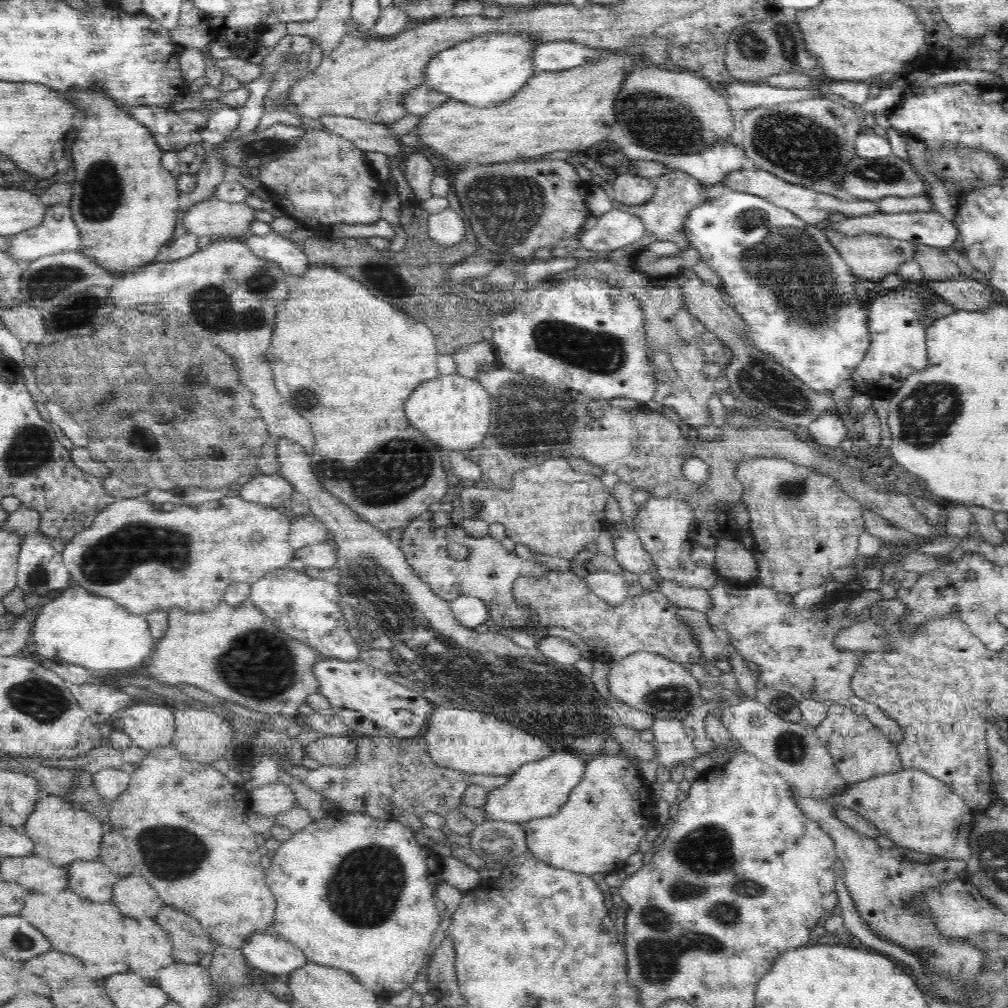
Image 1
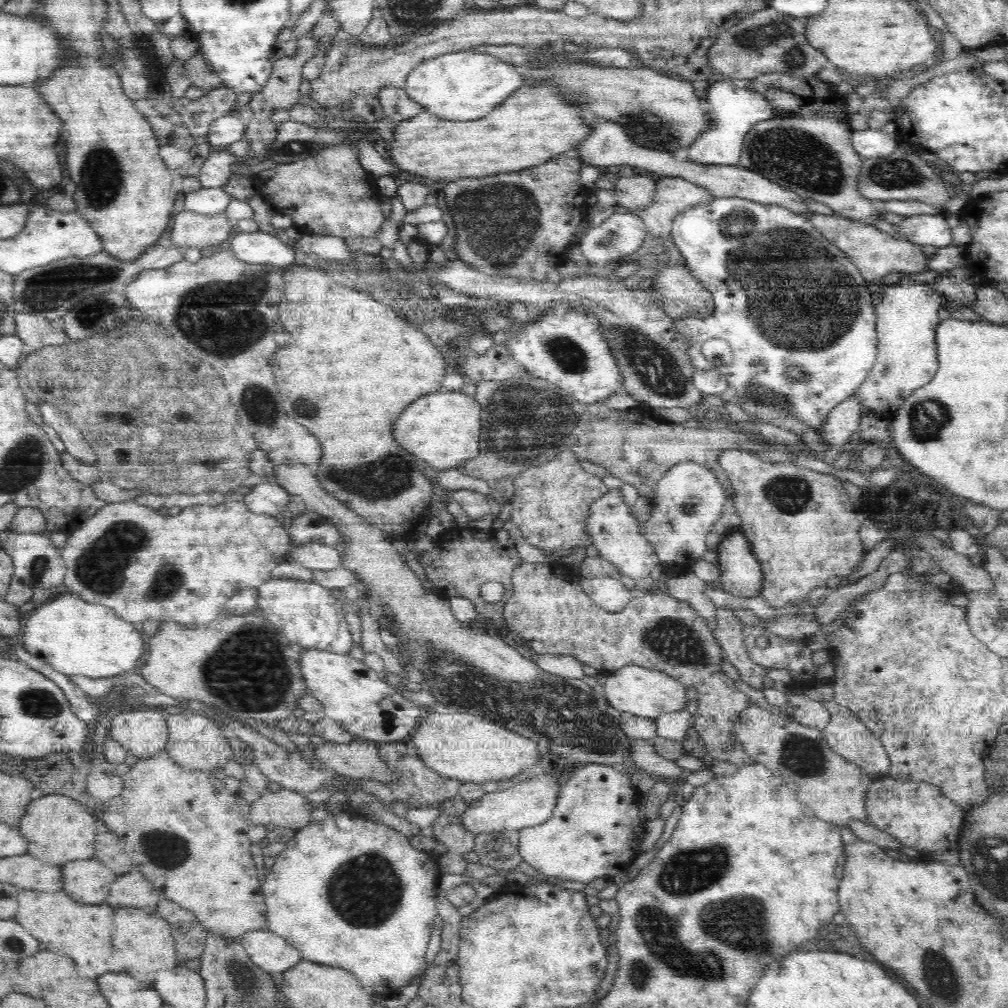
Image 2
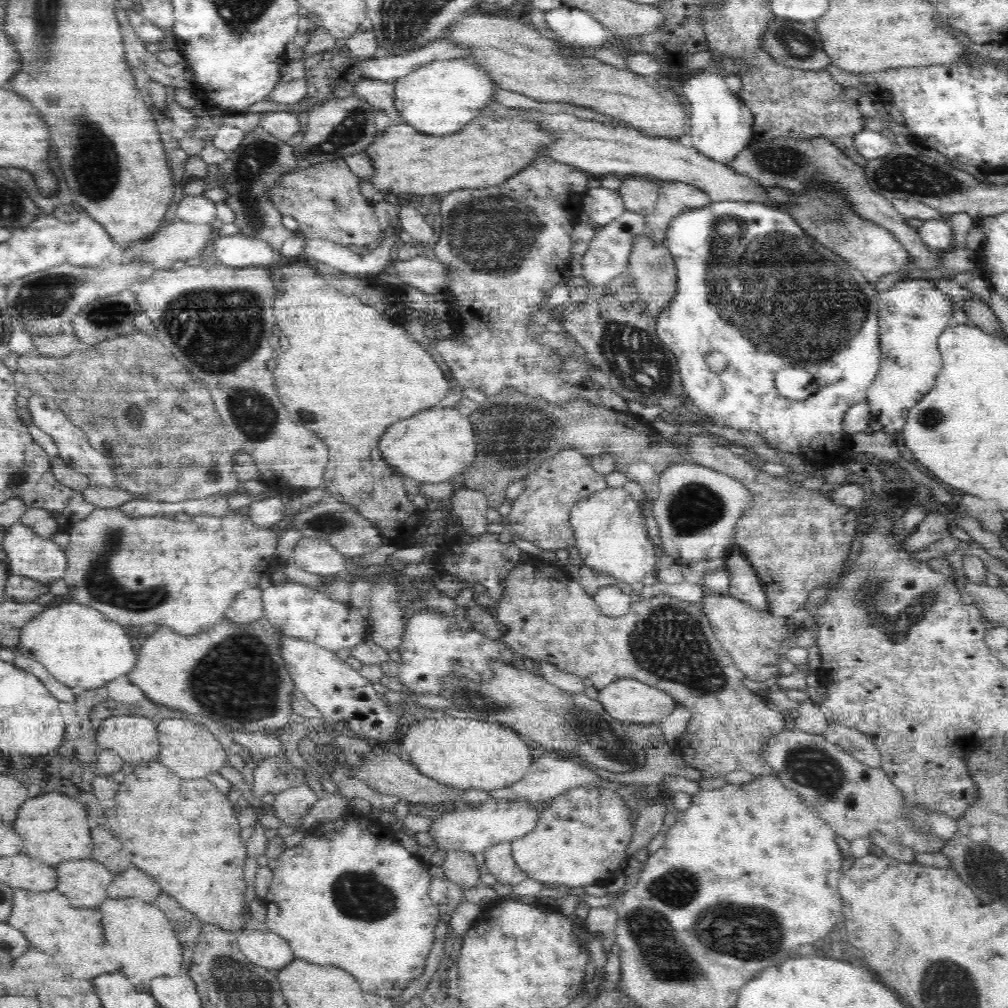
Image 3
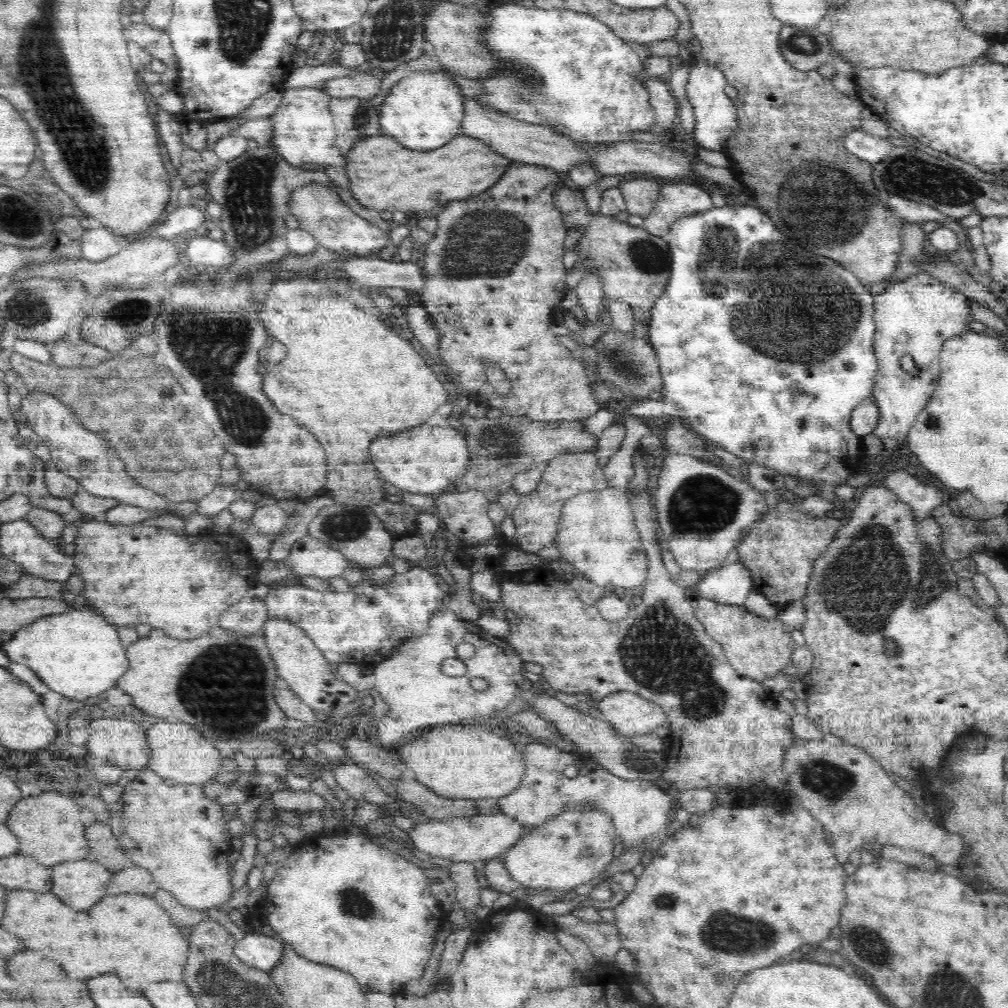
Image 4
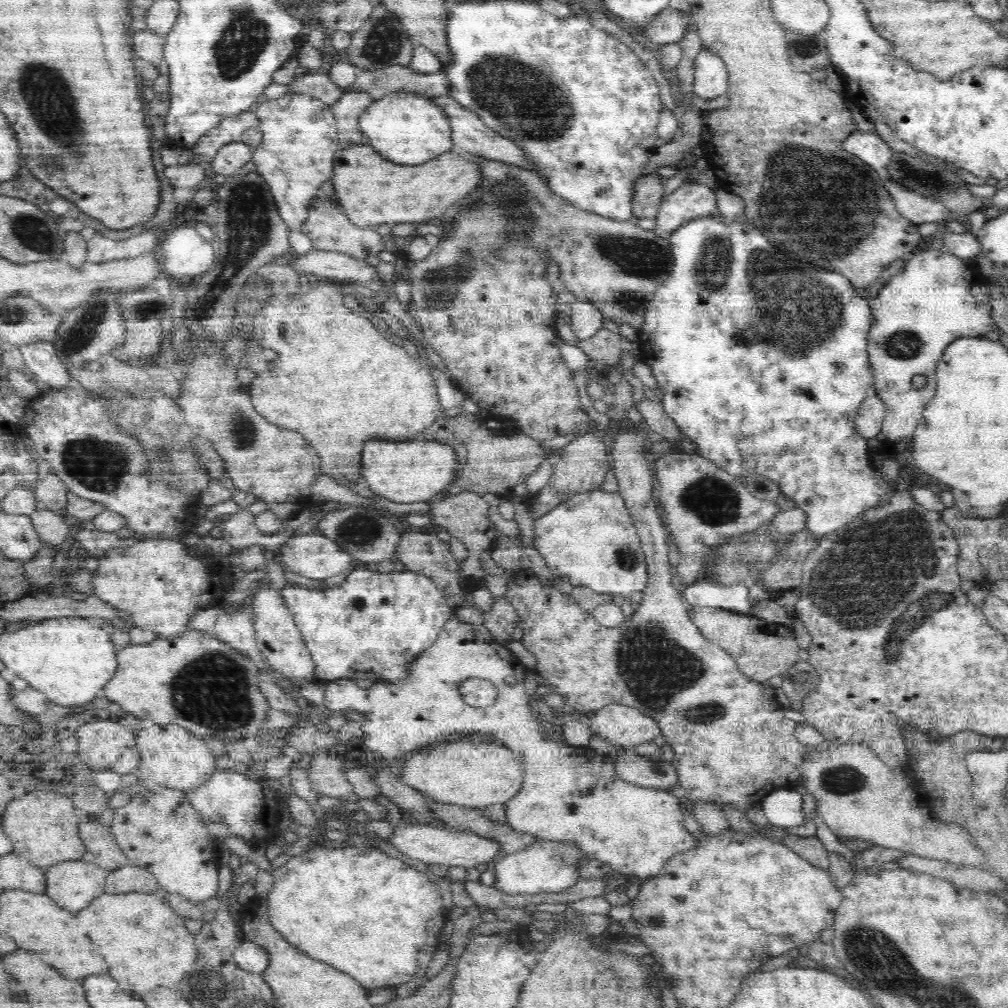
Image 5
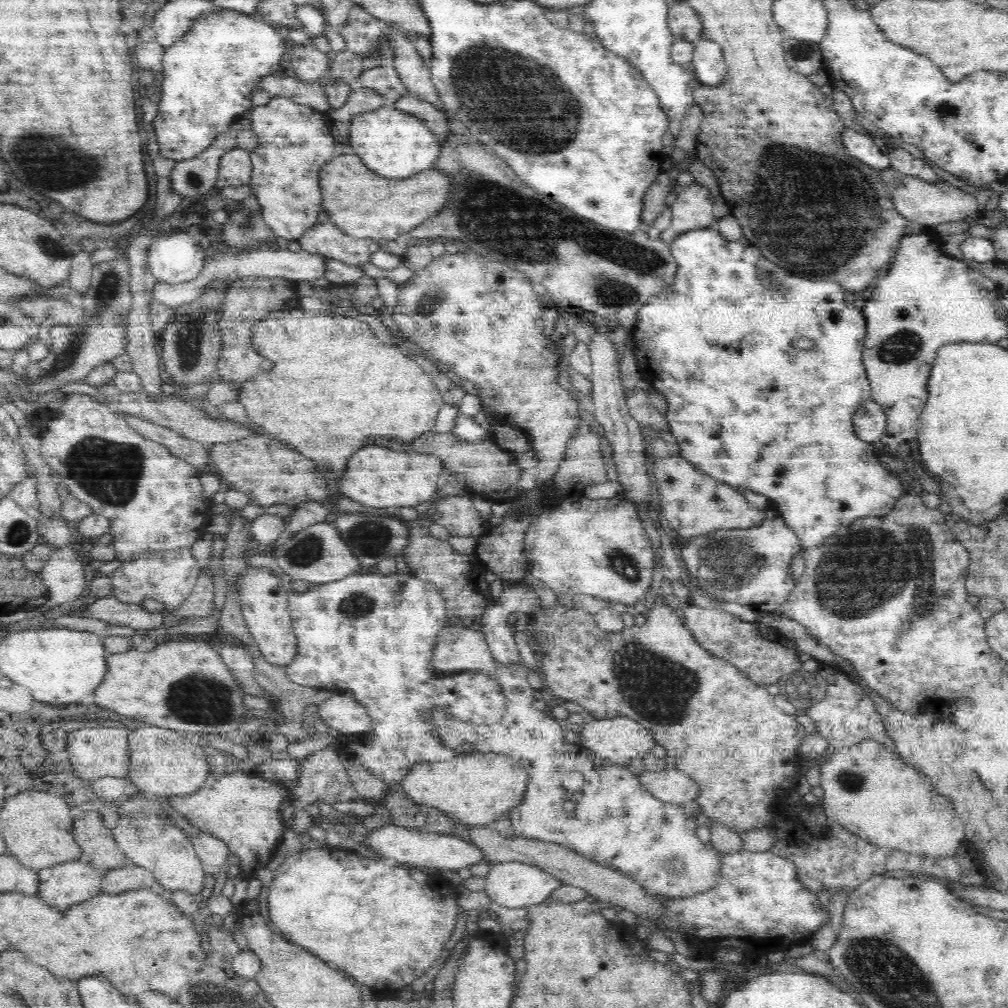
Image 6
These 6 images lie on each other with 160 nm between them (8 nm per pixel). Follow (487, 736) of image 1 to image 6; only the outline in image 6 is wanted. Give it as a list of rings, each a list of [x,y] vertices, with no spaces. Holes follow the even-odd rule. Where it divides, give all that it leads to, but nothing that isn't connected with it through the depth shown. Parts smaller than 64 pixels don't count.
[[[466,750],[459,752],[454,758],[436,763],[416,764],[402,782],[408,794],[408,800],[418,805],[426,805],[439,809],[448,815],[453,815],[453,820],[463,825],[492,826],[493,822],[507,817],[509,812],[520,806],[524,799],[527,774],[516,759],[499,753],[482,753]]]

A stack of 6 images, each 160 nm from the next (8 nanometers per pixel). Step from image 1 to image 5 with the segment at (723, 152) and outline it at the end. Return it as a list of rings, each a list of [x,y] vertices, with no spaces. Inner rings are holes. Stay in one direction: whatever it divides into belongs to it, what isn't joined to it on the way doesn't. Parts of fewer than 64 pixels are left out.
[[[703,48],[694,60],[693,69],[695,78],[693,92],[701,99],[716,98],[728,90],[727,68],[718,54]]]

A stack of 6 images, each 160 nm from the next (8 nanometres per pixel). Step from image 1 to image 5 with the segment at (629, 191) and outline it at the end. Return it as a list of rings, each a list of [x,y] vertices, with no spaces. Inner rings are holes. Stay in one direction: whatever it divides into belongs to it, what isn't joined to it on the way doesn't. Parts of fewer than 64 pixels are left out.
[[[657,172],[643,175],[634,184],[635,194],[632,199],[632,212],[638,219],[654,220],[664,198],[662,180]]]

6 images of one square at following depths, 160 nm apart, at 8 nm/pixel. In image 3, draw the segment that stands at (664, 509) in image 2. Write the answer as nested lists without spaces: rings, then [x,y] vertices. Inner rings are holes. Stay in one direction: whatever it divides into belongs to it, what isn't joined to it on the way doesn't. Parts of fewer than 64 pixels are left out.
[[[680,462],[671,464],[662,472],[656,491],[657,496],[648,505],[661,532],[663,542],[658,549],[672,556],[677,566],[700,563],[709,558],[725,558],[730,549],[736,546],[736,524],[752,504],[752,493],[738,480],[694,462]]]

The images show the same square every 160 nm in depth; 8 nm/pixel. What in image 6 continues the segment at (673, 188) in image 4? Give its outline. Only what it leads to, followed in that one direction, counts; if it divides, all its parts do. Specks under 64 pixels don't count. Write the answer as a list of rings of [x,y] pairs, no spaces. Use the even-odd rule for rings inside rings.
[[[696,182],[678,189],[677,198],[671,205],[671,223],[661,232],[660,238],[671,244],[676,236],[684,232],[696,228],[715,227],[713,206],[712,194]]]

